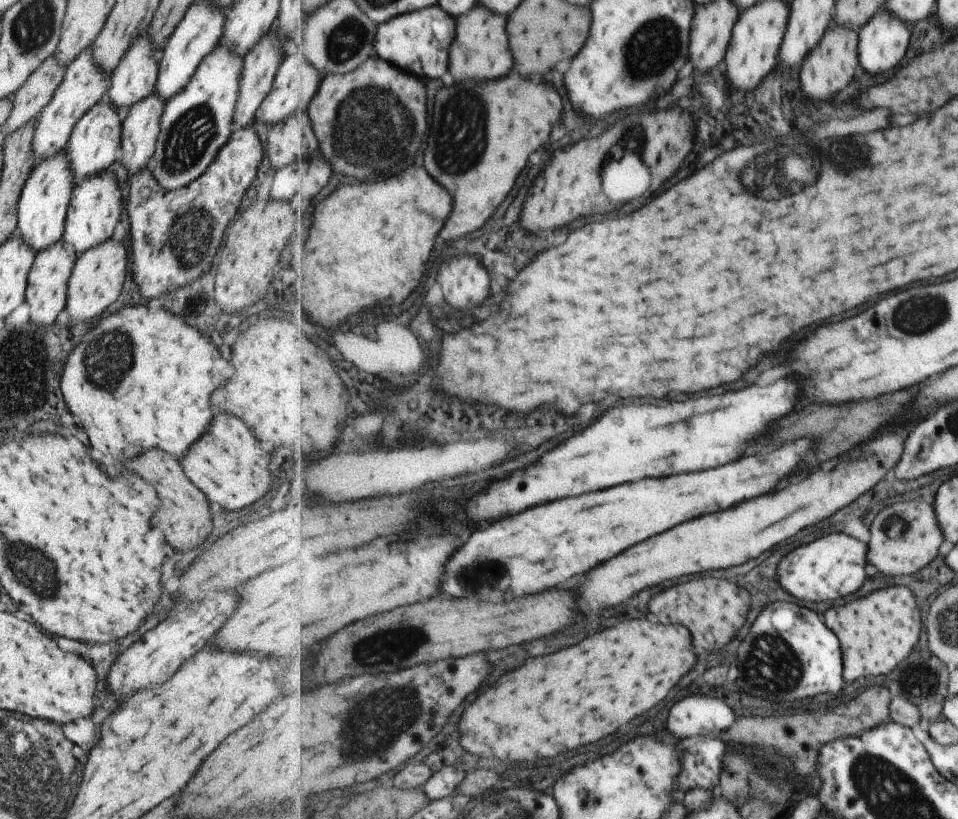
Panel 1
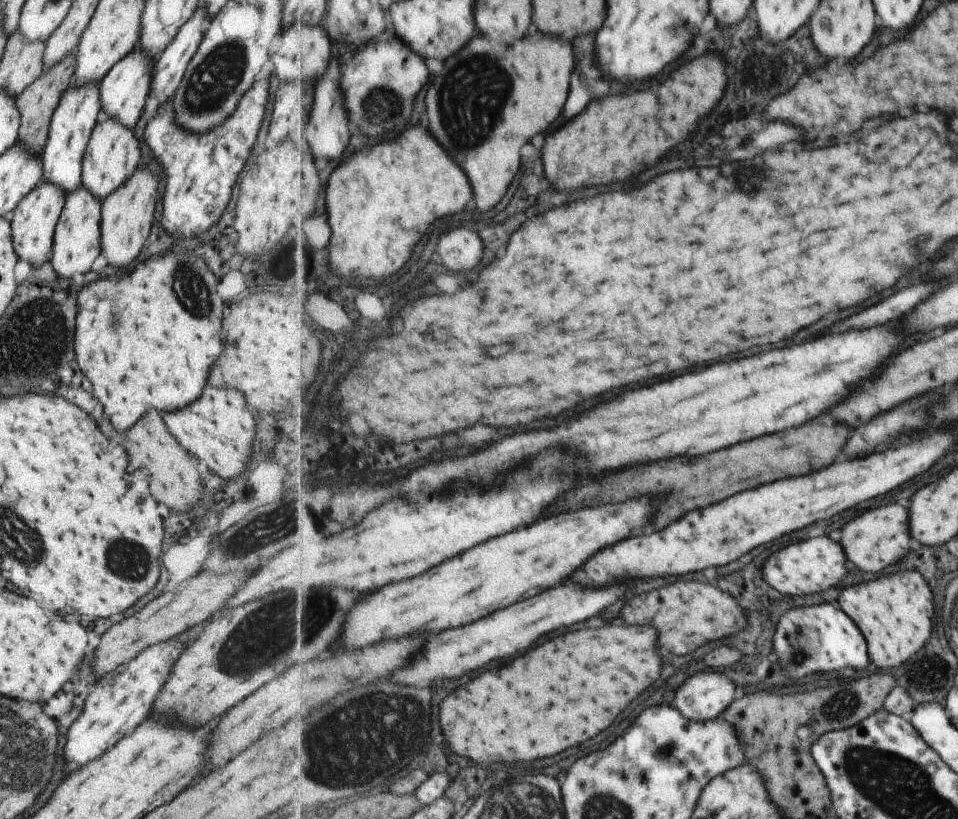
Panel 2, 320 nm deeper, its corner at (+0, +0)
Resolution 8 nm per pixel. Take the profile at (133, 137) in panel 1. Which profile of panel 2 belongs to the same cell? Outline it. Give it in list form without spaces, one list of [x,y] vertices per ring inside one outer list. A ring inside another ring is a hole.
[[[199,3],[193,14],[160,52],[152,68],[150,82],[150,91],[153,90],[158,106],[171,100],[210,20],[205,7]]]

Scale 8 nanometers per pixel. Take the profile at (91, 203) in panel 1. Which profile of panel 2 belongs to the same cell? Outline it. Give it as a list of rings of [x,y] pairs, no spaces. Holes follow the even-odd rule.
[[[101,112],[96,120],[81,161],[80,184],[101,202],[135,170],[139,160],[139,142],[133,135],[133,128],[123,126],[117,119]]]

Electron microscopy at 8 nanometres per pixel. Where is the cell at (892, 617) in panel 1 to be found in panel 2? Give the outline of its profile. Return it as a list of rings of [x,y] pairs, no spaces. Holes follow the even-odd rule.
[[[905,570],[889,576],[875,578],[865,584],[847,588],[841,594],[841,608],[859,622],[867,642],[871,660],[879,668],[895,668],[905,664],[913,654],[917,654],[933,632],[935,600],[933,590],[919,570]]]

